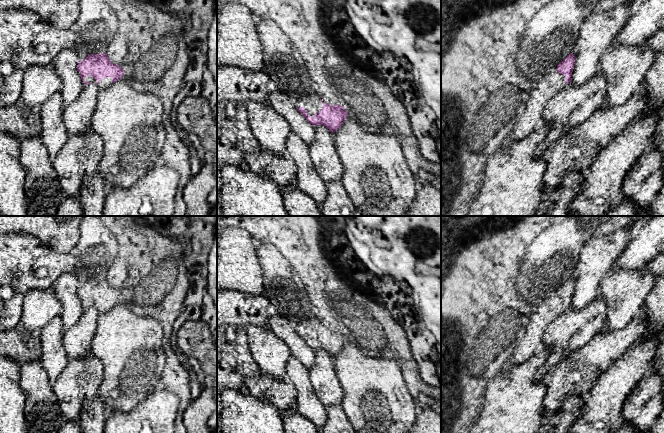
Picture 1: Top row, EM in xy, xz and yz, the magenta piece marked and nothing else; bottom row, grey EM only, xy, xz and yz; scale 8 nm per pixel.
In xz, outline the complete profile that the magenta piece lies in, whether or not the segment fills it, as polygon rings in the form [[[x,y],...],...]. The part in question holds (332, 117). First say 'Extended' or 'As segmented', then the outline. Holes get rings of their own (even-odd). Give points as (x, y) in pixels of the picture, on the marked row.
Extended. [[[301,55],[292,63],[292,89],[283,91],[298,111],[314,127],[323,125],[331,133],[337,131],[348,112],[341,105],[325,103],[312,88],[312,81]]]

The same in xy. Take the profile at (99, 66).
Extended. [[[101,34],[100,40],[89,46],[86,54],[78,54],[77,70],[84,86],[95,83],[104,89],[122,78],[124,70],[112,63],[106,53],[112,38],[113,34]]]

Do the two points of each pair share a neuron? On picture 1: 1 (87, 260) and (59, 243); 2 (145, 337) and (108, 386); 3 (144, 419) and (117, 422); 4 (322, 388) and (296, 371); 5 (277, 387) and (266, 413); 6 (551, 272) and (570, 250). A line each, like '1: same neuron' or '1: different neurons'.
1: different neurons
2: same neuron
3: same neuron
4: different neurons
5: different neurons
6: same neuron

